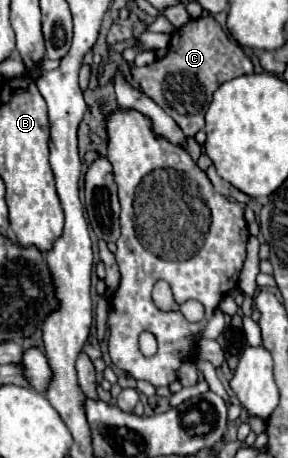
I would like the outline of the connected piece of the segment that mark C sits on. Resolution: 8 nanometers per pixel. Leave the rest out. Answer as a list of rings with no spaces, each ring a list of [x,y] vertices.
[[[208,16],[194,18],[176,30],[172,34],[168,54],[162,60],[156,60],[142,68],[132,66],[130,78],[142,94],[154,100],[168,116],[174,118],[182,132],[192,138],[198,130],[204,128],[204,112],[212,102],[214,90],[236,76],[252,72],[254,66],[238,42],[232,40],[212,16]]]

